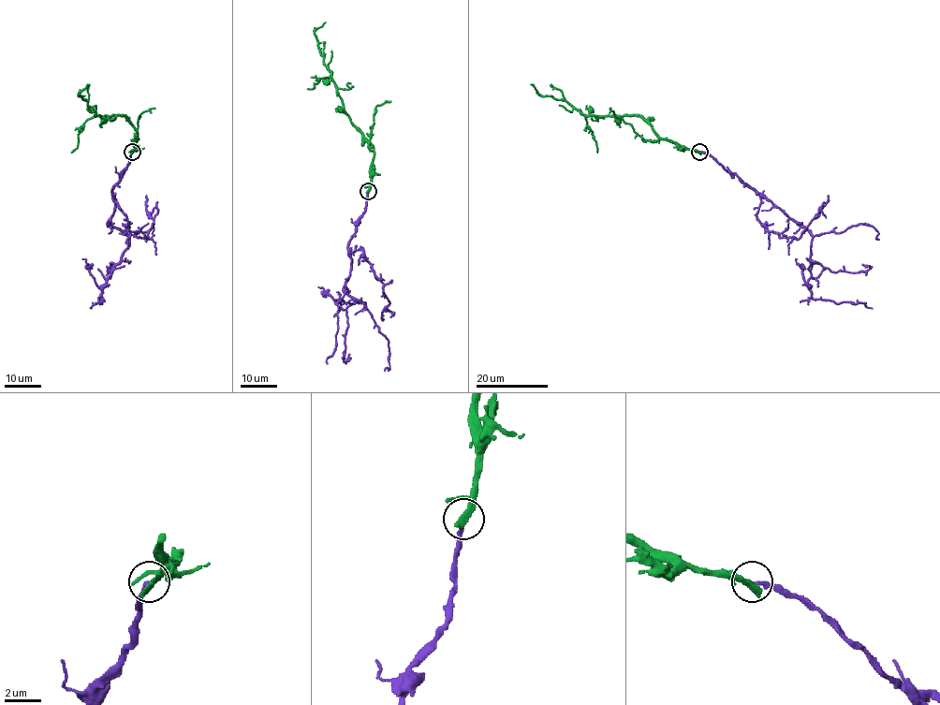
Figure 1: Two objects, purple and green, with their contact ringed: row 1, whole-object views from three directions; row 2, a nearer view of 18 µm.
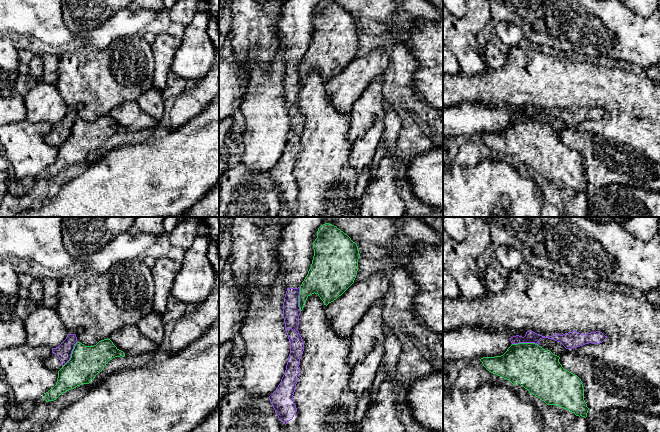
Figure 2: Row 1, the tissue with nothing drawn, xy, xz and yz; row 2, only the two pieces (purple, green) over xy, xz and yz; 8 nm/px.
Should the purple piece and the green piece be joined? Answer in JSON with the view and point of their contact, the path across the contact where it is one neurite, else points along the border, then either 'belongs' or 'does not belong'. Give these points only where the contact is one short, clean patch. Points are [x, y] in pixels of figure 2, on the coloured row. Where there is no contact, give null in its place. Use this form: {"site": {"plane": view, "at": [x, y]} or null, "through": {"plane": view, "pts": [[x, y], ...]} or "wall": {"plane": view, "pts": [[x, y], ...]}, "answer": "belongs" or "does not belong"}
{"site": {"plane": "yz", "at": [525, 342]}, "answer": "does not belong"}

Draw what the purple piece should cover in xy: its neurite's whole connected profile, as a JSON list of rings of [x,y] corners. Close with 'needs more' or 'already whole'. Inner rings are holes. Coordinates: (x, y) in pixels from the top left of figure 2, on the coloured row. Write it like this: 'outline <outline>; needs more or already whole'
outline [[[68,334],[66,339],[58,347],[52,348],[52,354],[44,361],[46,367],[58,372],[70,360],[77,342],[75,334]]]; needs more

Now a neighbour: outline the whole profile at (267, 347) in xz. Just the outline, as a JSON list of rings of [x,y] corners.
[[[277,272],[265,295],[259,286],[252,289],[247,320],[241,328],[245,342],[244,376],[241,386],[252,397],[270,396],[285,373],[290,354],[283,318],[287,291],[286,274]]]

